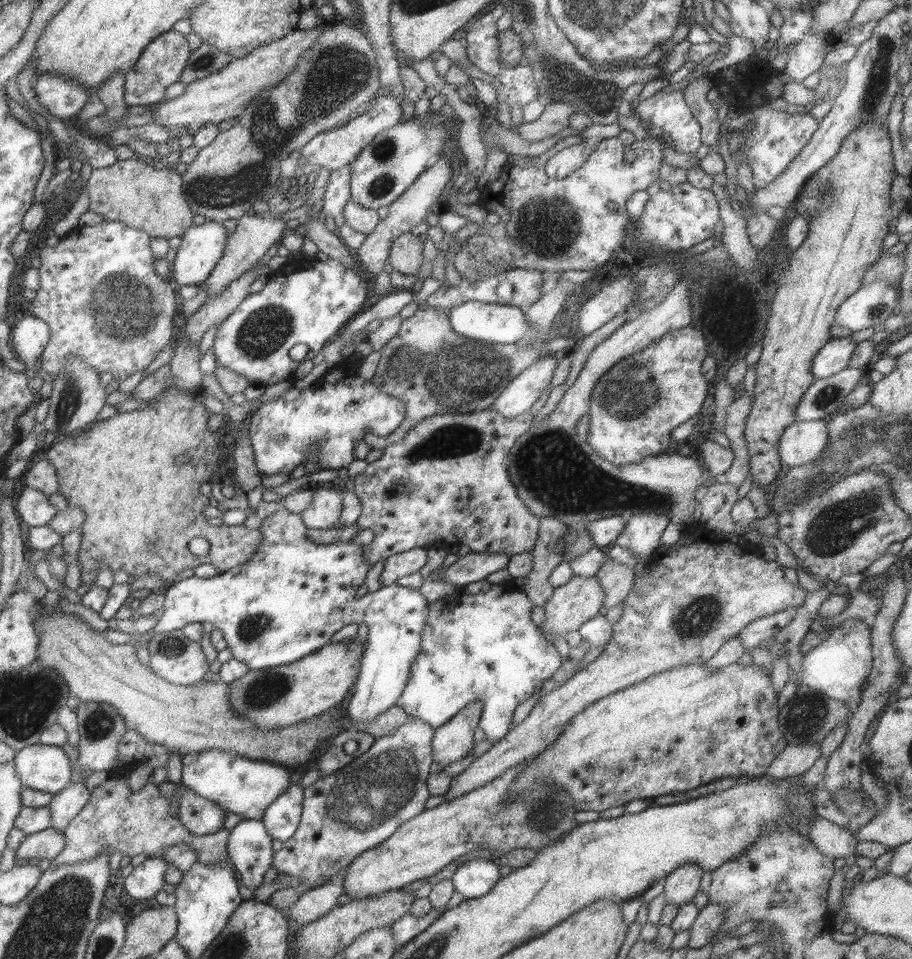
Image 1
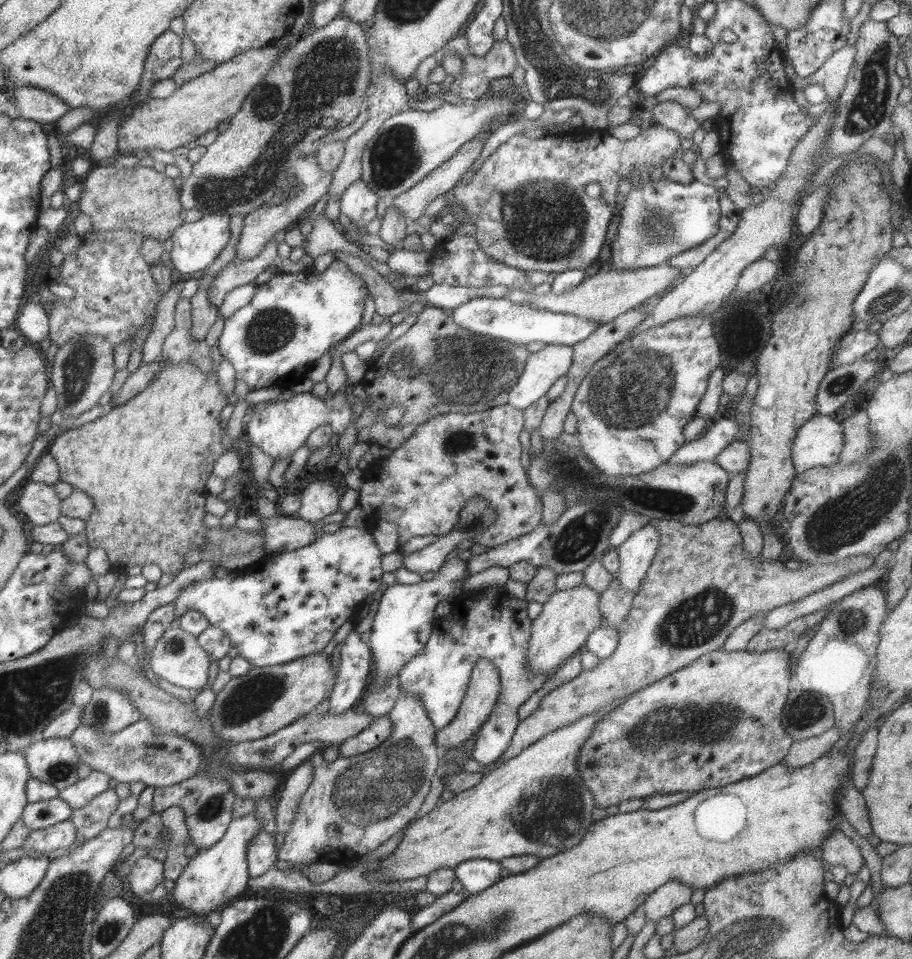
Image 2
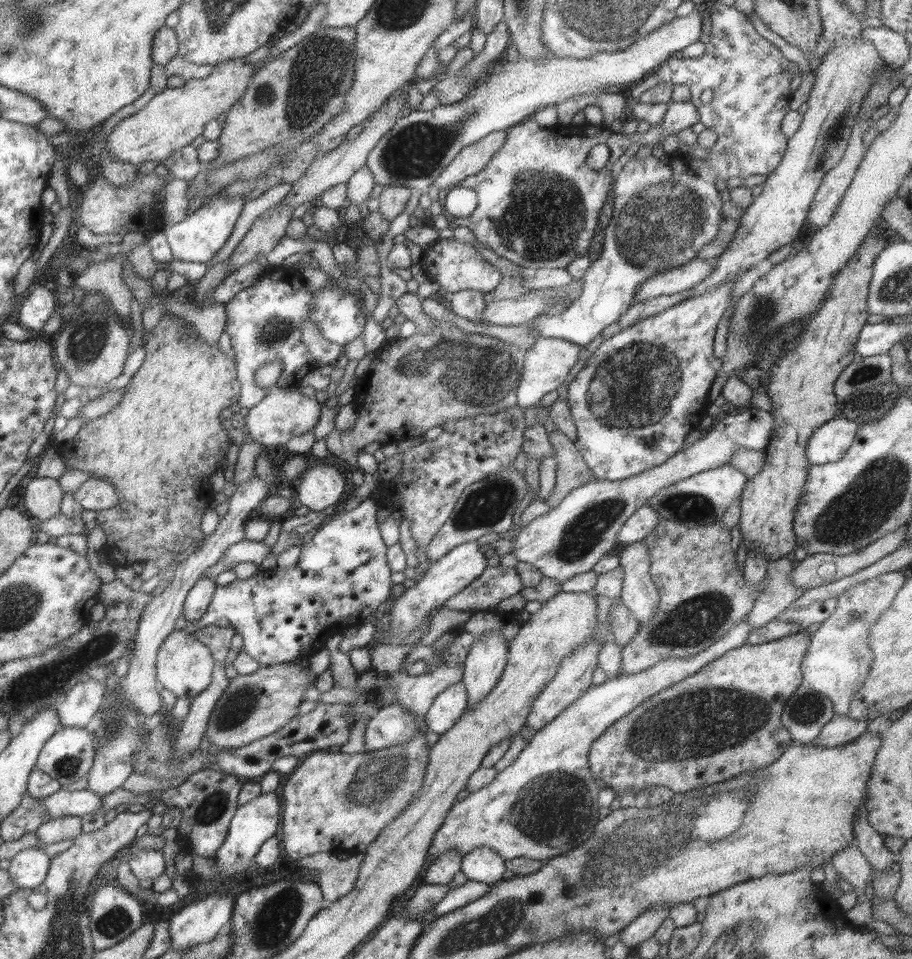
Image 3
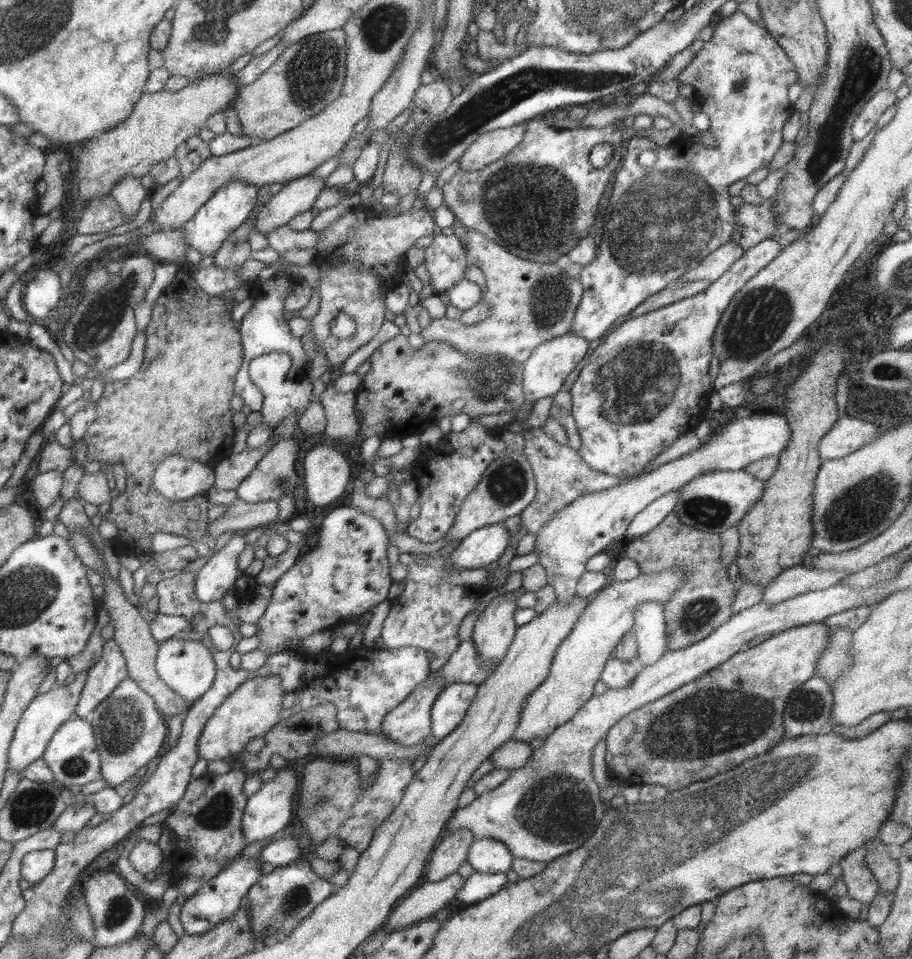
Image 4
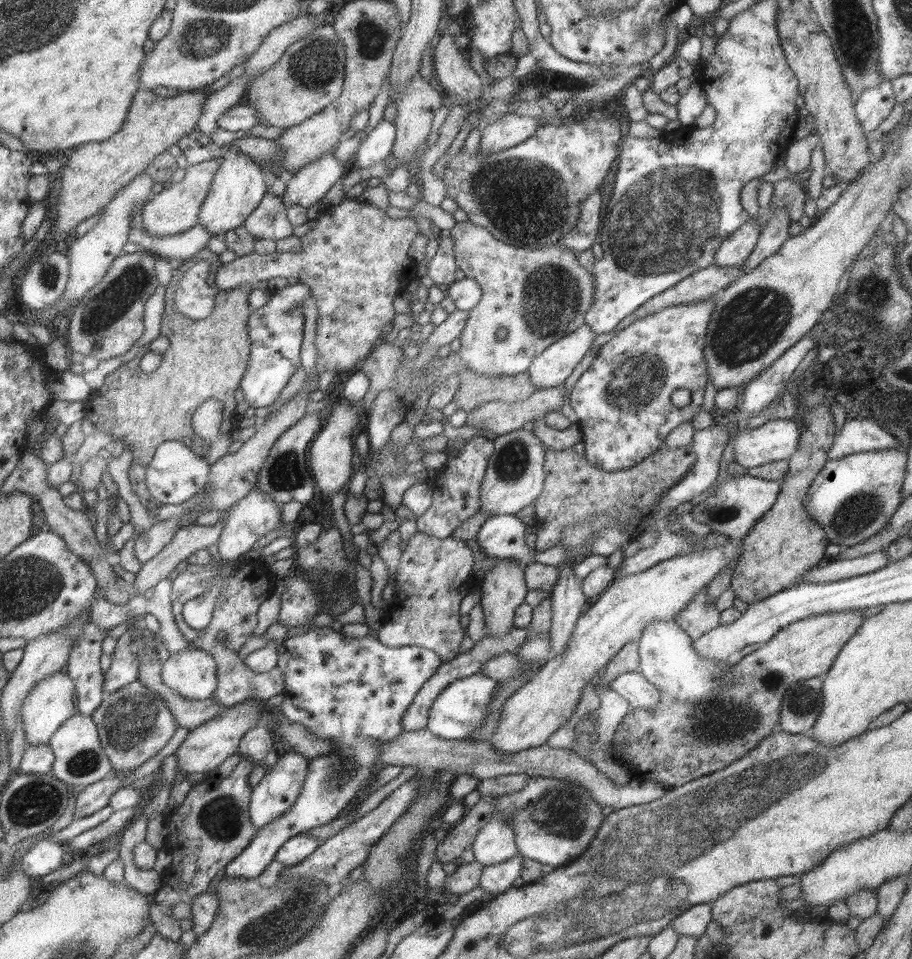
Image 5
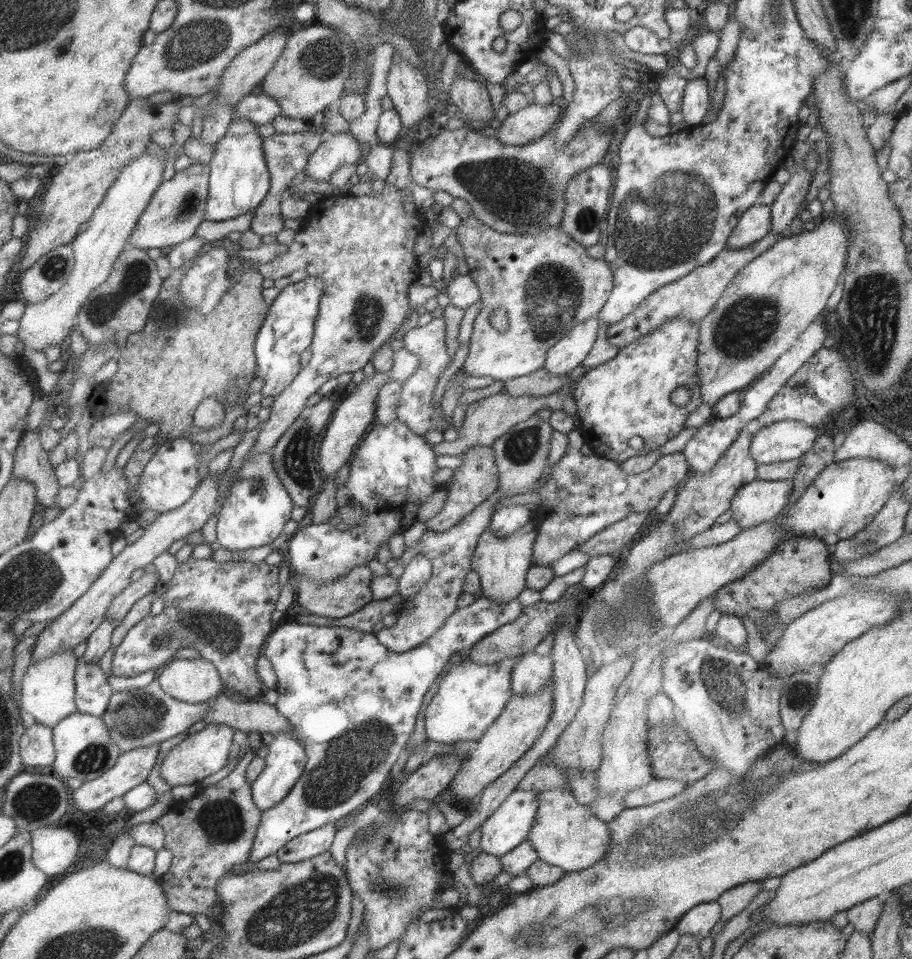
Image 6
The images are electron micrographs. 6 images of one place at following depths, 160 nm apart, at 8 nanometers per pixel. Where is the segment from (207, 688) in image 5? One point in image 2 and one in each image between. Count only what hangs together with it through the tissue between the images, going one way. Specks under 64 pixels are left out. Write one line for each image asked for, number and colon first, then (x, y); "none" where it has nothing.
2: (176, 657)
3: (183, 666)
4: (186, 666)

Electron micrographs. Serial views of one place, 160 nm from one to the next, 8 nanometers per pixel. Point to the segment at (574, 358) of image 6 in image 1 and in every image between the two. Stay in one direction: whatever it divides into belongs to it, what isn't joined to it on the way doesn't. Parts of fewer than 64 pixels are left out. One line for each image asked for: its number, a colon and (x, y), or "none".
1: (518, 397)
2: (542, 368)
3: (547, 362)
4: (543, 372)
5: (551, 368)

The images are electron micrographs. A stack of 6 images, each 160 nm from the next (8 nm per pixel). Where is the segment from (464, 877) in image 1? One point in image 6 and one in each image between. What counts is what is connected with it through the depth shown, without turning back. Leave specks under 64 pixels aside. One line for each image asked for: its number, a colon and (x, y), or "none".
2: (475, 875)
3: (481, 864)
4: (486, 856)
5: (494, 843)
6: (507, 826)

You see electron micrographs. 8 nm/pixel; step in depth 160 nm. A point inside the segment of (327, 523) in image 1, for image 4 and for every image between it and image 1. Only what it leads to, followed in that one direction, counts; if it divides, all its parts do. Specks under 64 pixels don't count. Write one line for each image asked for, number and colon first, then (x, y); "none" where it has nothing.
2: (318, 499)
3: (320, 485)
4: (326, 471)

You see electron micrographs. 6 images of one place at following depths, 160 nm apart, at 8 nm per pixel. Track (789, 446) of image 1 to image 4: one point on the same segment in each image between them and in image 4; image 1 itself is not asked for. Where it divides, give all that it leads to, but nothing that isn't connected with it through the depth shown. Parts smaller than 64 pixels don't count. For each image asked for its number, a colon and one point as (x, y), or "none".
2: (817, 442)
3: (828, 442)
4: (847, 434)

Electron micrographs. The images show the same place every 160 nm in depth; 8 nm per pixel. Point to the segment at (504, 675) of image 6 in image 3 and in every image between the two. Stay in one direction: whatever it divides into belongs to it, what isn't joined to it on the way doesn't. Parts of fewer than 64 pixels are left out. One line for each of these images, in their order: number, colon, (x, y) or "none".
3: (448, 705)
4: (447, 710)
5: (458, 710)

